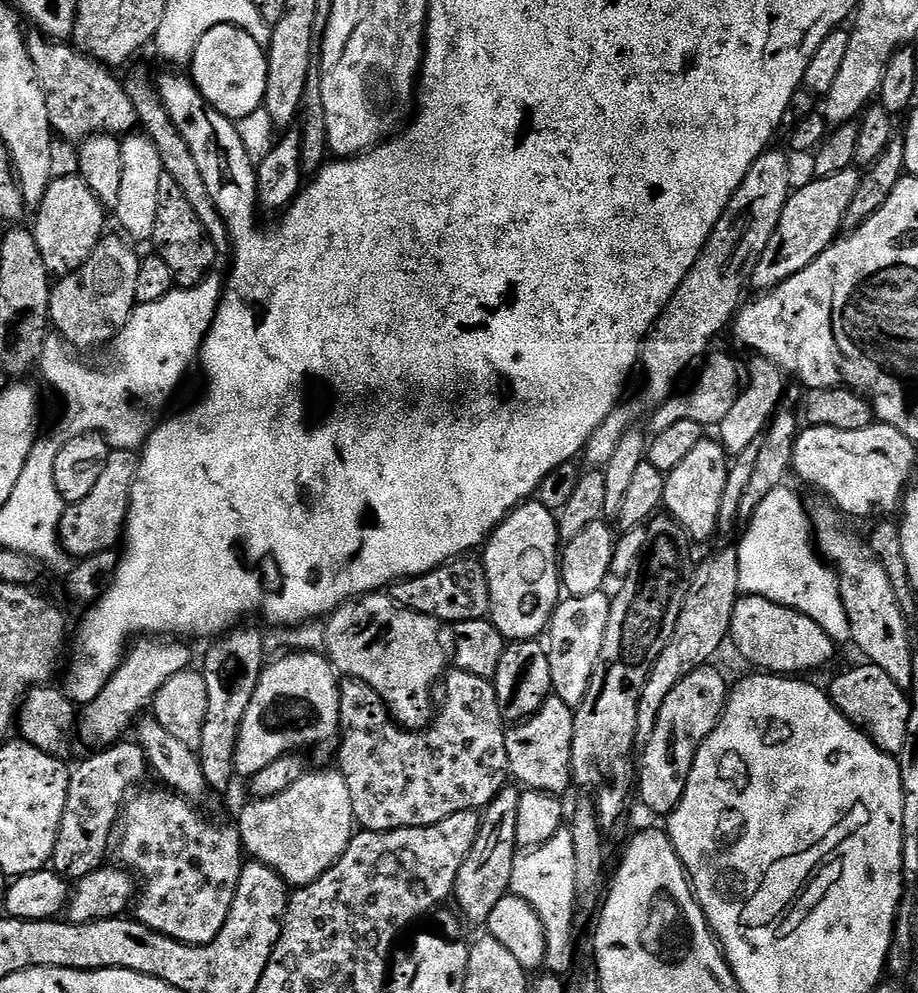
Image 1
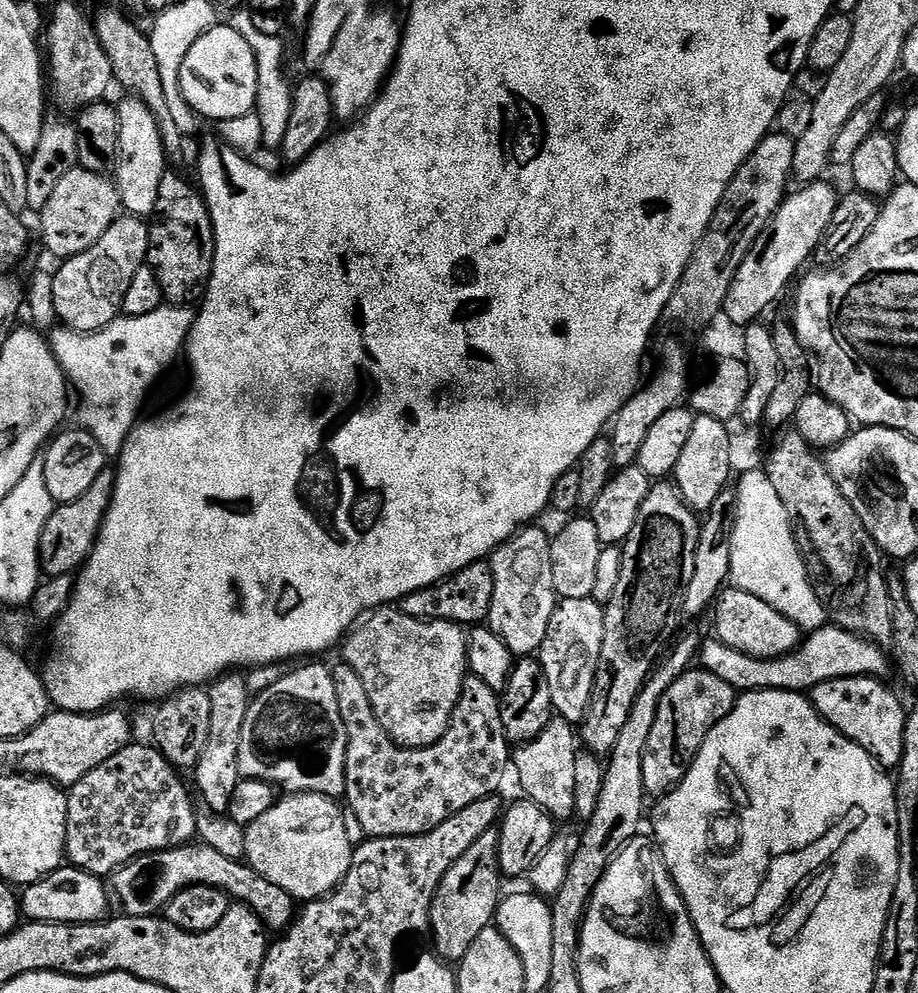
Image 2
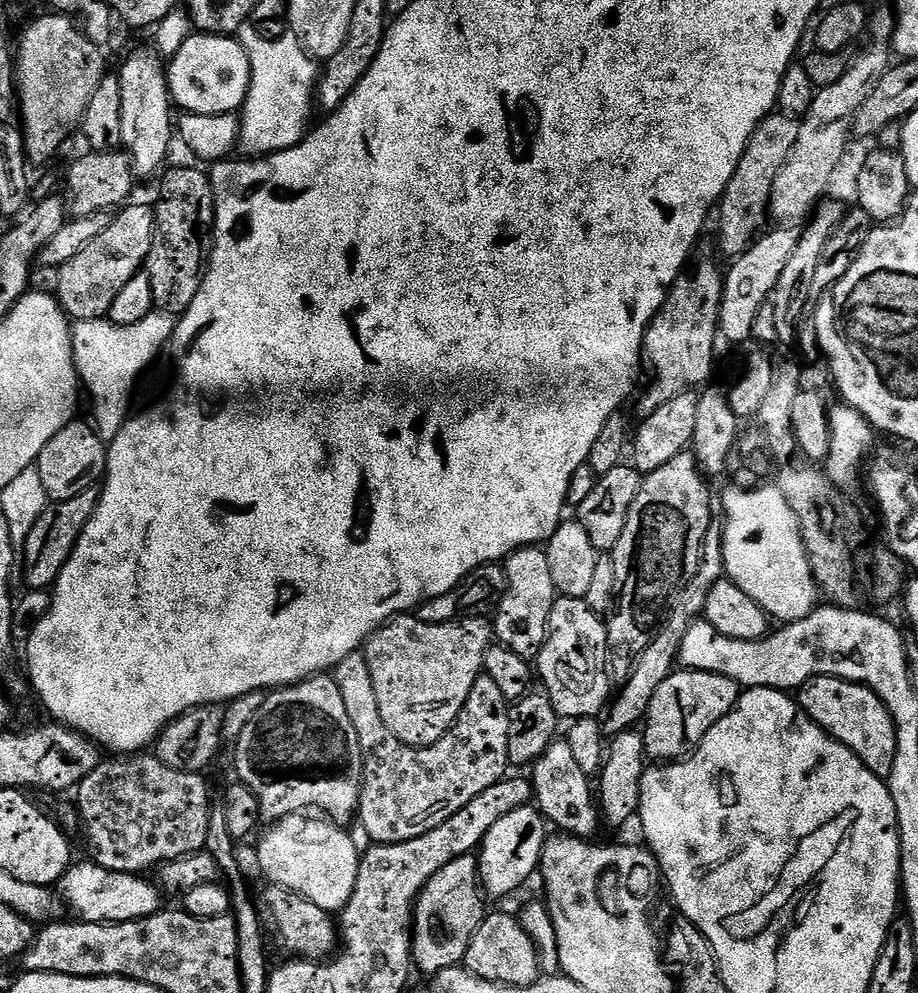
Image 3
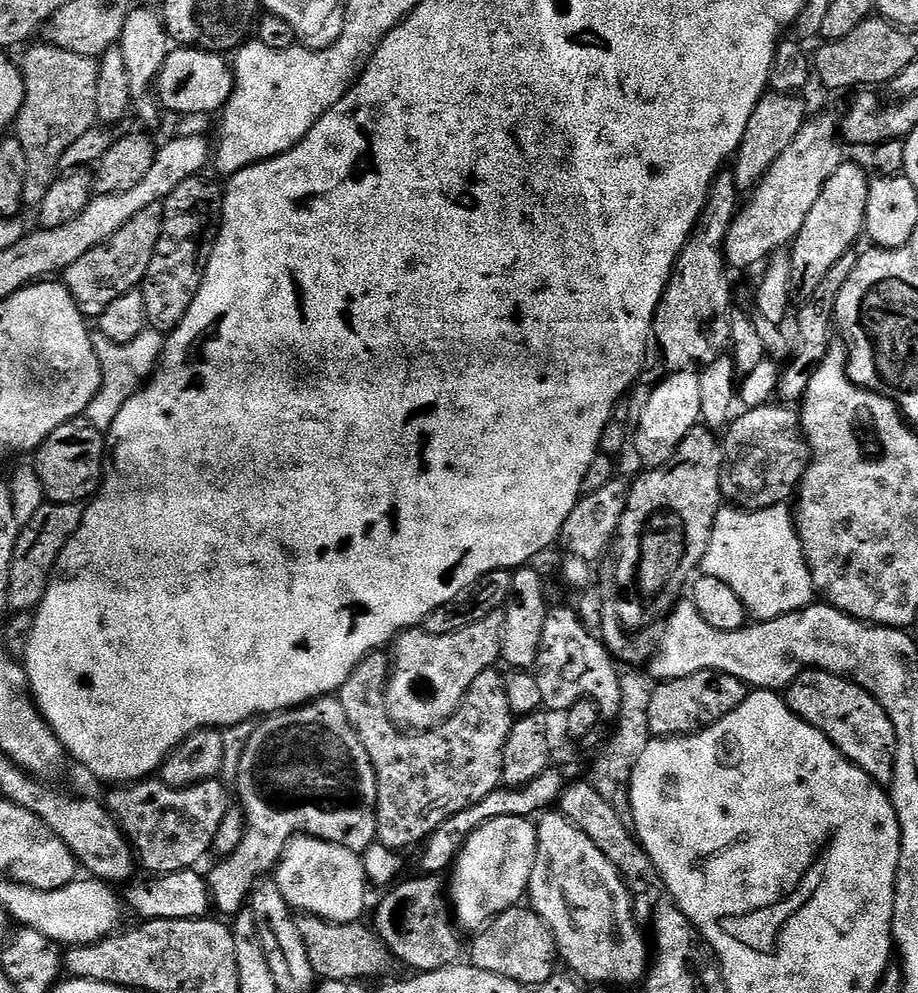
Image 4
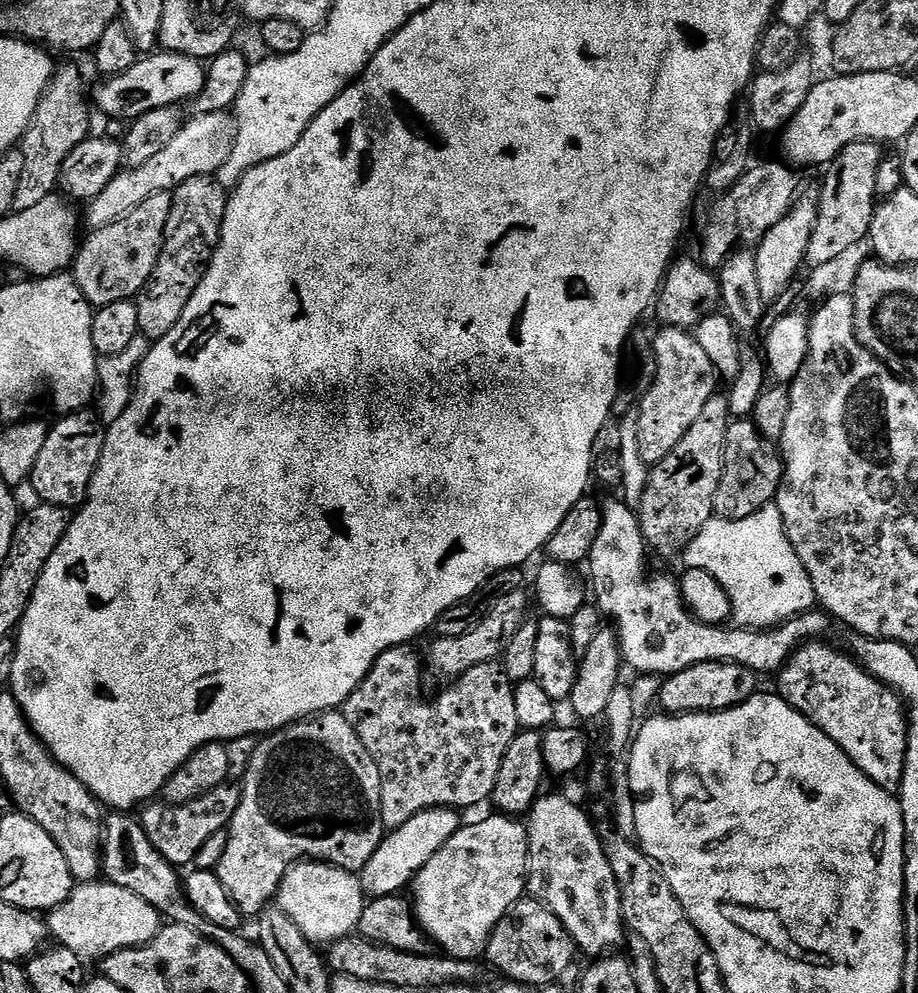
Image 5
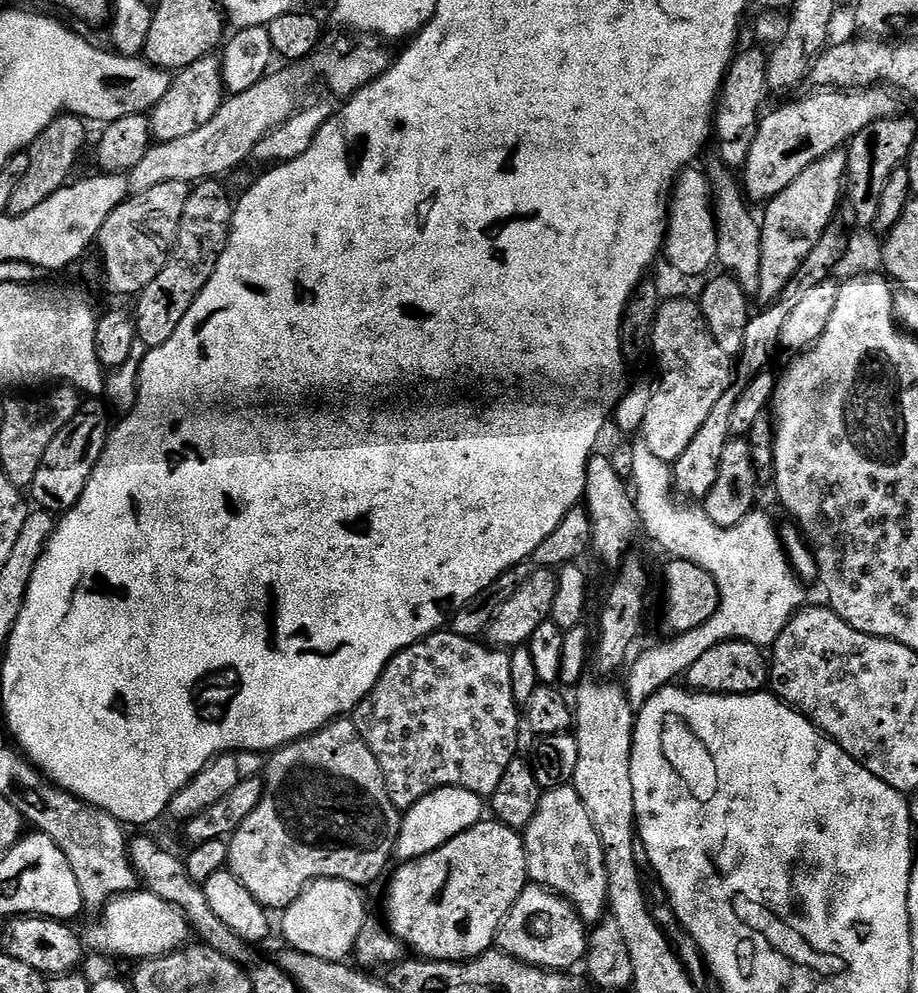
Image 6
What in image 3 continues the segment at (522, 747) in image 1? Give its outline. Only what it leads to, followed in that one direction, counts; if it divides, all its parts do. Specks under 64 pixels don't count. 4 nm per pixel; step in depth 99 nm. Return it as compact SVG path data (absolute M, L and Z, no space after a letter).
M557 738L530 768L535 807L553 829L577 838L592 838L602 828L598 796L590 777L578 766L567 739Z

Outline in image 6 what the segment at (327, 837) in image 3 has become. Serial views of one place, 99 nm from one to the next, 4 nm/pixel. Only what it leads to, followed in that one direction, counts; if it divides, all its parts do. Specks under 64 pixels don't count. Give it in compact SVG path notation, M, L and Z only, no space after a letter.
M315 880L303 894L283 909L284 921L278 928L284 931L289 949L314 958L344 962L355 953L358 934L366 919L361 889L345 880Z

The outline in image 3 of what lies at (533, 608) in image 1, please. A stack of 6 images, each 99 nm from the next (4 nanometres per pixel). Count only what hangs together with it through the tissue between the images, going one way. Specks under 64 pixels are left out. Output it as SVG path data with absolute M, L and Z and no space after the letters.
M543 547L519 548L503 561L508 589L494 613L494 636L503 647L522 654L531 661L540 655L548 637L550 610L557 598L554 578L550 578L550 562Z

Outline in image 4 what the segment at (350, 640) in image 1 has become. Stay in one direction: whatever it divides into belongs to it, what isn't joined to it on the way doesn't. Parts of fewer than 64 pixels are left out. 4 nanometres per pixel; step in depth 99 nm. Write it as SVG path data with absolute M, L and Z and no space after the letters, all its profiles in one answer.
M500 610L486 614L486 618L462 630L429 632L419 627L401 632L390 652L388 689L384 695L393 724L412 734L431 732L439 724L445 724L464 701L474 678L488 668L497 667L503 633L504 613Z

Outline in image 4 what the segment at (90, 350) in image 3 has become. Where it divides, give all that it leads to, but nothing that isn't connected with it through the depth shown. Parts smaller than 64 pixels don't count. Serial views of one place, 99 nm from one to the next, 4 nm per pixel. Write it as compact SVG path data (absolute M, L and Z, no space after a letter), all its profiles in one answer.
M145 330L134 338L134 342L125 344L115 344L110 342L105 336L97 335L94 340L96 350L96 363L100 365L100 392L90 402L87 415L100 416L98 424L101 429L111 428L118 410L126 406L126 402L144 387L146 381L155 373L158 367L158 361L164 353L164 342L166 336L162 332Z

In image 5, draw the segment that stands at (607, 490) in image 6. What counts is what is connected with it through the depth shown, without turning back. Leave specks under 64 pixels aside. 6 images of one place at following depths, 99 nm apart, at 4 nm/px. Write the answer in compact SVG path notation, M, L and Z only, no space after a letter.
M623 499L604 500L602 504L604 514L602 516L602 530L598 532L598 538L594 538L592 555L587 561L588 576L592 579L590 592L596 600L595 607L599 608L605 617L612 616L611 623L620 638L620 654L623 663L633 668L637 674L667 678L675 672L686 670L698 662L707 660L721 660L722 662L734 662L746 666L751 672L763 674L763 672L779 673L788 661L789 656L810 640L820 640L828 632L830 617L823 610L803 612L802 615L792 620L785 620L783 624L777 624L775 628L757 630L755 628L742 628L739 626L713 626L704 624L696 619L688 611L688 605L684 602L684 596L680 592L680 585L675 579L668 576L648 576L648 568L644 563L650 557L649 549L644 542L644 535L640 529L639 515L634 511L633 505Z

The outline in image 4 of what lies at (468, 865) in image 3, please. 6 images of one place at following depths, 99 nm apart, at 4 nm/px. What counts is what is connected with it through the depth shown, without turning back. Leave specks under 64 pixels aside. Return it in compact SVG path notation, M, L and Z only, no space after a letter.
M416 874L413 880L408 880L405 884L397 883L395 886L389 887L387 891L385 891L389 892L381 898L380 905L376 908L374 931L380 935L380 941L391 950L393 957L395 957L399 963L401 960L406 967L412 968L408 970L416 974L442 970L446 966L457 963L457 961L461 959L461 933L458 931L457 925L450 915L449 905L446 903L445 881L443 884L440 880L443 879L436 874Z

